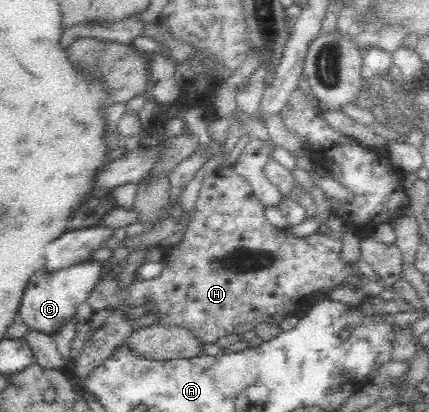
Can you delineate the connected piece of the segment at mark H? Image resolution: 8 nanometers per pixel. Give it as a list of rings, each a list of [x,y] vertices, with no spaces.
[[[219,166],[212,173],[206,174],[202,180],[202,187],[198,195],[198,199],[196,200],[194,215],[190,218],[190,223],[186,226],[182,239],[176,245],[171,246],[171,250],[164,254],[164,266],[159,276],[149,280],[131,280],[131,282],[127,282],[127,284],[119,282],[118,279],[105,277],[100,277],[99,280],[95,282],[95,286],[93,286],[93,290],[91,290],[87,300],[82,302],[76,310],[78,325],[76,326],[75,337],[71,342],[71,354],[69,356],[69,360],[74,363],[75,360],[83,354],[84,341],[85,338],[87,338],[87,334],[98,329],[121,305],[129,308],[143,306],[147,309],[145,314],[154,316],[156,319],[155,324],[161,326],[175,325],[177,327],[189,329],[189,331],[191,331],[191,333],[193,333],[200,342],[203,342],[203,344],[213,344],[219,341],[219,338],[233,334],[234,328],[243,323],[251,323],[251,325],[257,326],[261,322],[269,322],[269,324],[272,323],[278,325],[282,320],[285,320],[285,318],[298,314],[299,304],[301,300],[305,300],[305,296],[311,296],[313,293],[327,291],[328,289],[337,287],[341,282],[343,282],[343,280],[349,278],[349,276],[356,276],[359,274],[353,264],[345,262],[340,257],[342,241],[334,239],[332,236],[325,236],[325,234],[322,234],[320,230],[304,237],[295,237],[291,232],[288,232],[287,229],[278,229],[277,227],[271,225],[269,221],[265,219],[263,210],[265,210],[264,204],[261,204],[261,201],[256,197],[256,194],[253,193],[251,185],[249,185],[243,177],[239,177],[239,175],[235,173],[233,166],[227,168]]]

